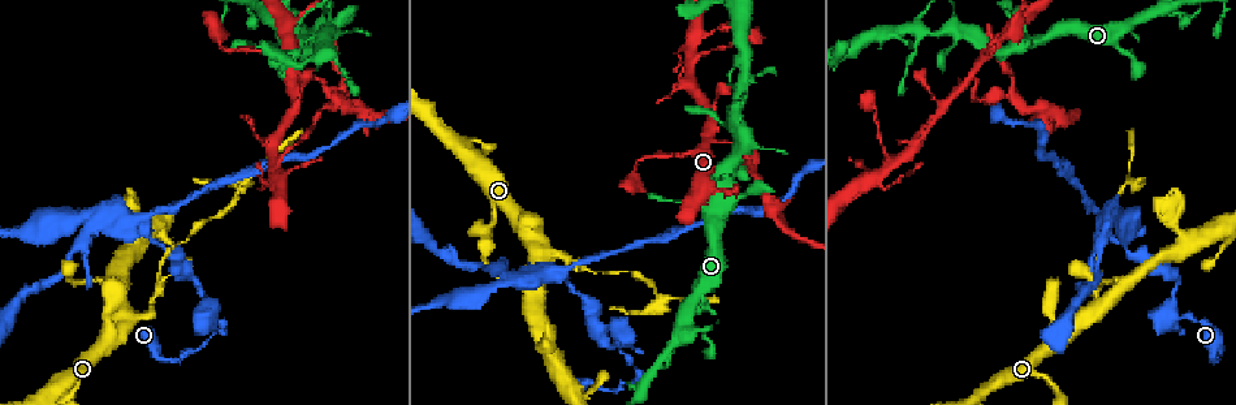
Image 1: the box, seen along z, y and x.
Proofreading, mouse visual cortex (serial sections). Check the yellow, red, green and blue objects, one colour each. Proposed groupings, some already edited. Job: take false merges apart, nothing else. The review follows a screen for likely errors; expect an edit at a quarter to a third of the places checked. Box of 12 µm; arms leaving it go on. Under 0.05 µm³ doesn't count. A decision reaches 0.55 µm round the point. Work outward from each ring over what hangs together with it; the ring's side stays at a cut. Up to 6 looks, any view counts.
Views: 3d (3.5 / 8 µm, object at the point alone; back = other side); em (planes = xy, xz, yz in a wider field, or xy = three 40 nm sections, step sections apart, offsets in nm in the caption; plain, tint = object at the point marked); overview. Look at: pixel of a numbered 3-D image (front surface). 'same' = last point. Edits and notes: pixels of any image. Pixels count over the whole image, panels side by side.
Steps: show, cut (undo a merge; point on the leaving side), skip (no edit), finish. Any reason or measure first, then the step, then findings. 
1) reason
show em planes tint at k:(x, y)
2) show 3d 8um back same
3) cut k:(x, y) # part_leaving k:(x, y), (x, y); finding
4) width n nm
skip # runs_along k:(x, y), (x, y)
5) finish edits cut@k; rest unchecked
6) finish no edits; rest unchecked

thick turns thin
show 3d 3.5um at 1:(568, 261)

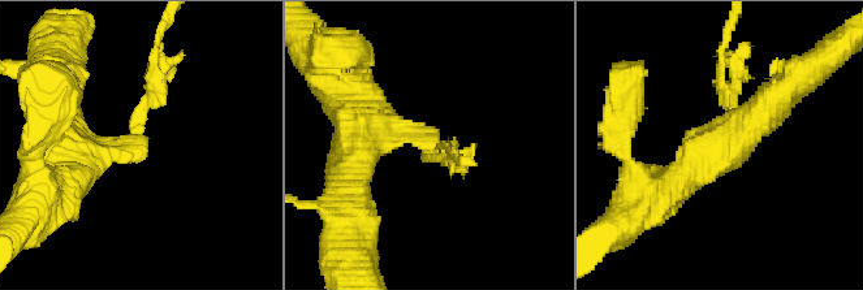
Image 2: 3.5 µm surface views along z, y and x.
arm_widths 150, 450 nm
show em xy step 2 tint at 2:(428, 140)

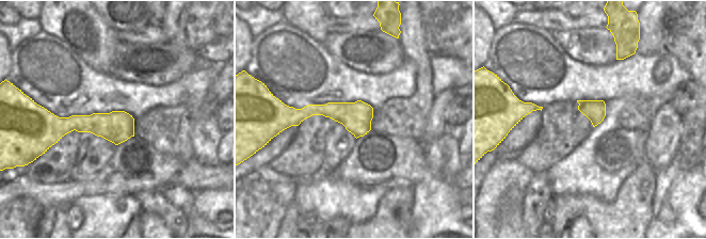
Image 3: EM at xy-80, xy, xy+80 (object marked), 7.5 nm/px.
skip # runs_along 3:(284, 111), (335, 110), (370, 115); one cell here

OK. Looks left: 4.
sudden change in width
show 3d 3.5um at 1:(1169, 315)

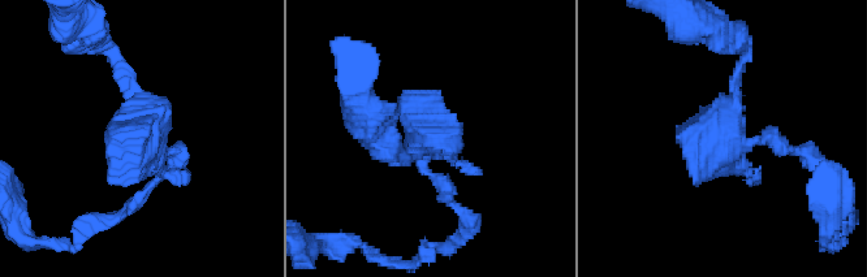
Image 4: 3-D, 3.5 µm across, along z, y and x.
show em xy step 1 plain at 4:(139, 132)

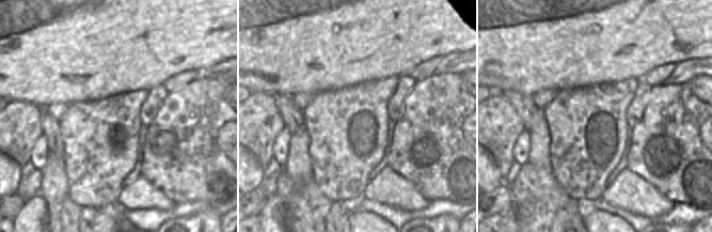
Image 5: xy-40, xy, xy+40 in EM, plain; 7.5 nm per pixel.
show em xy step 1 tint same

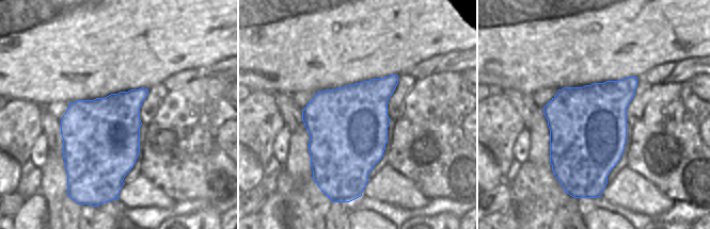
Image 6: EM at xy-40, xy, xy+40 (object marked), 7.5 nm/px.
skip # one cell here

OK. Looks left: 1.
finish no edits; rest unchecked

